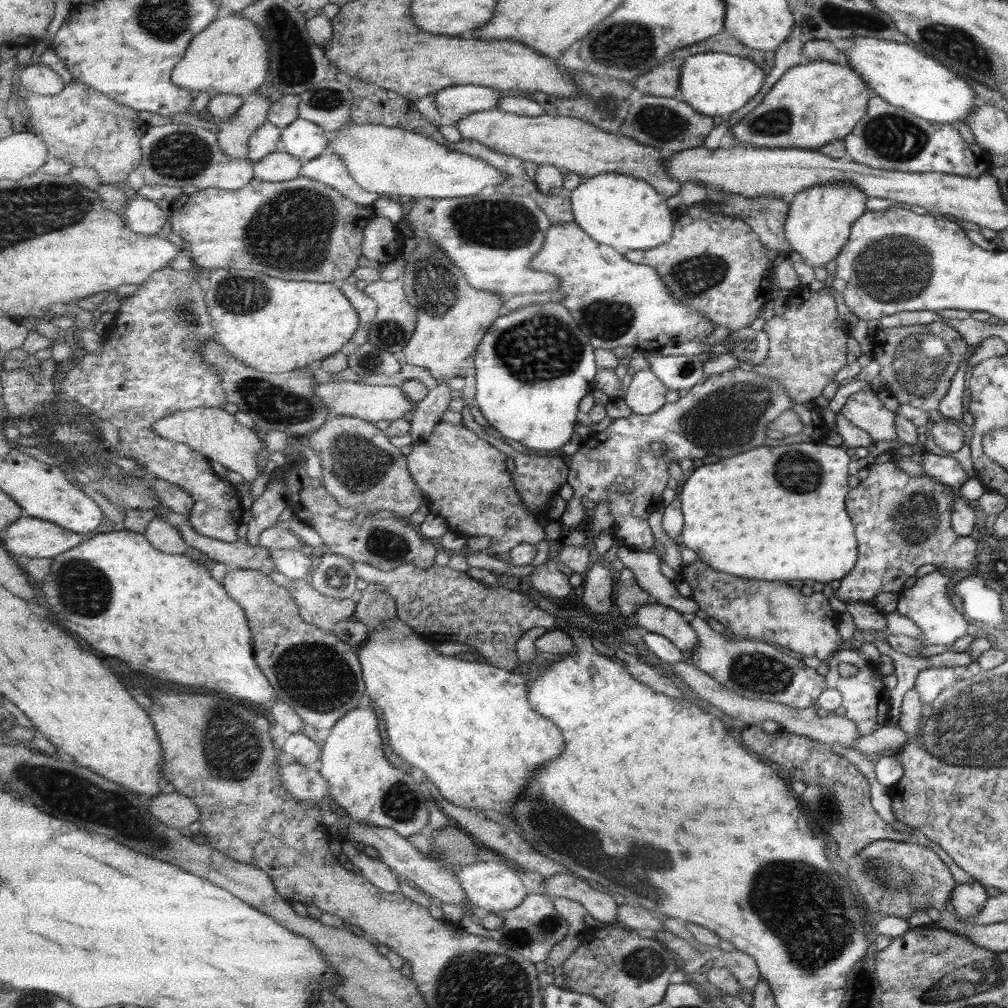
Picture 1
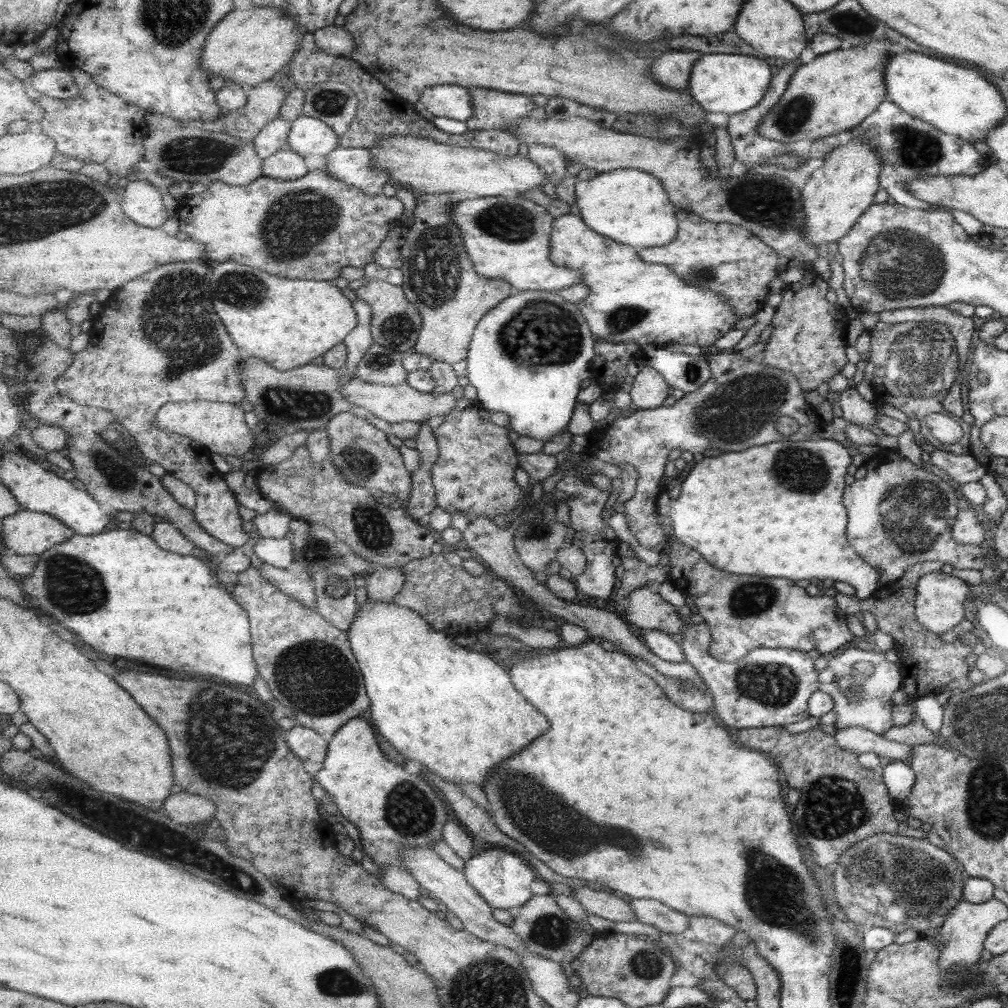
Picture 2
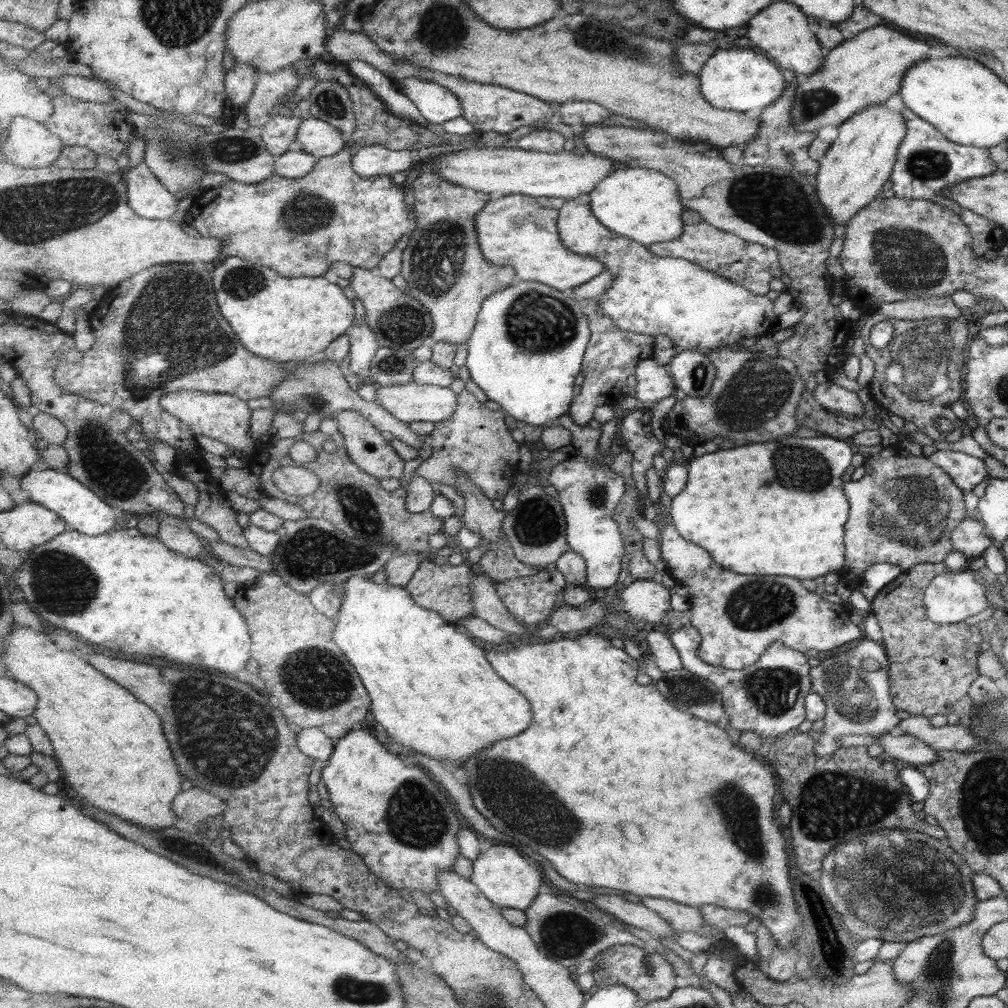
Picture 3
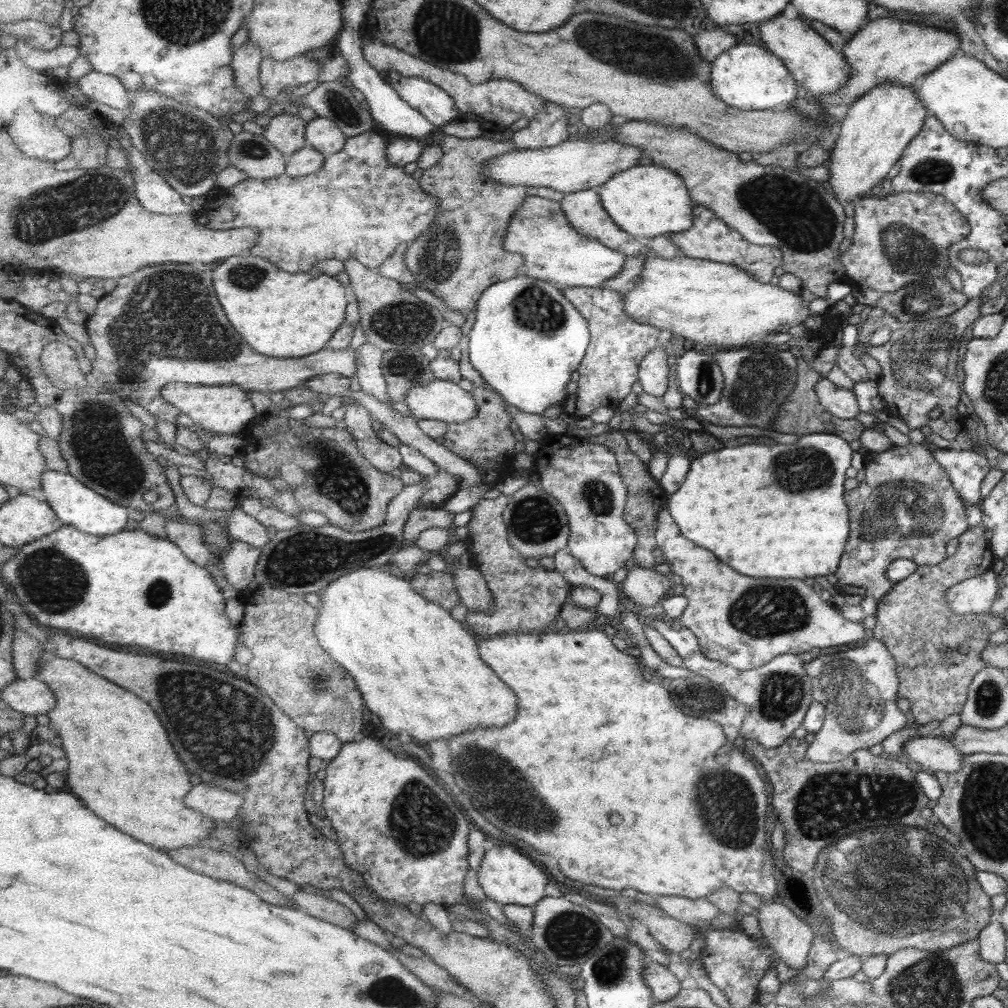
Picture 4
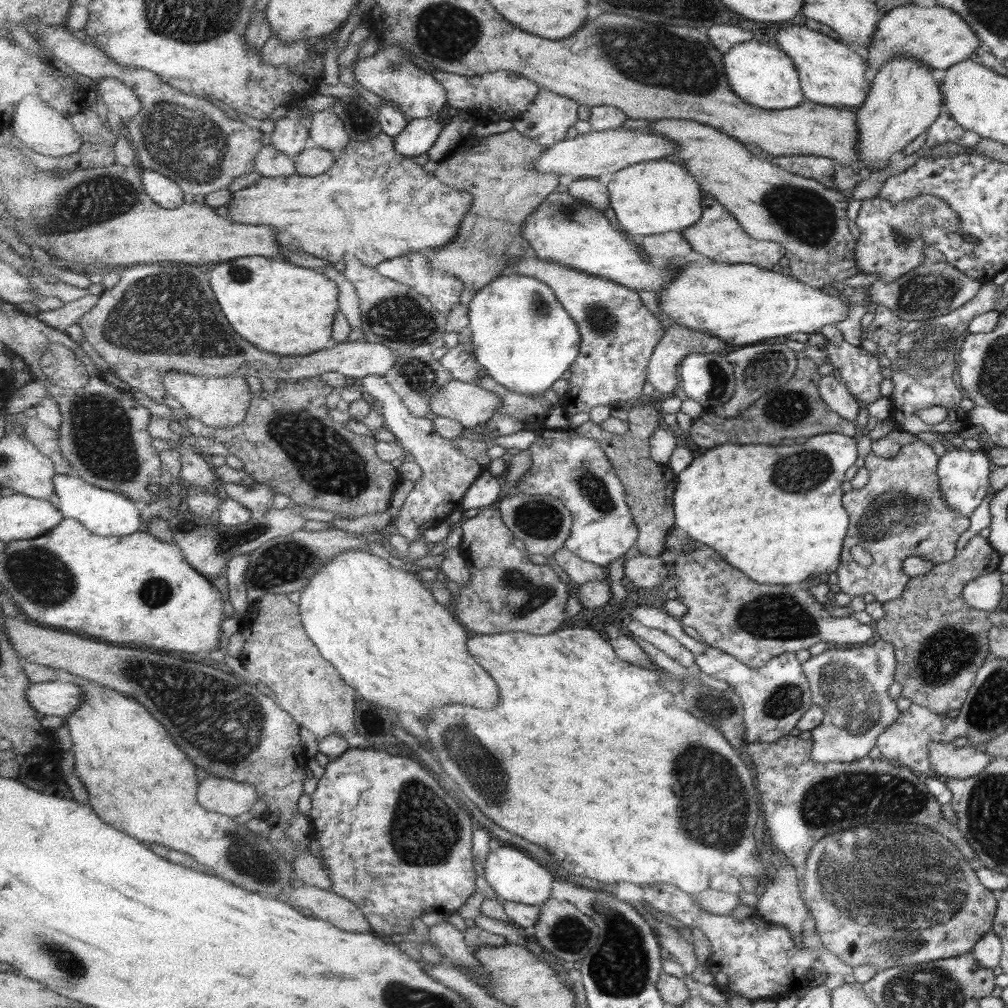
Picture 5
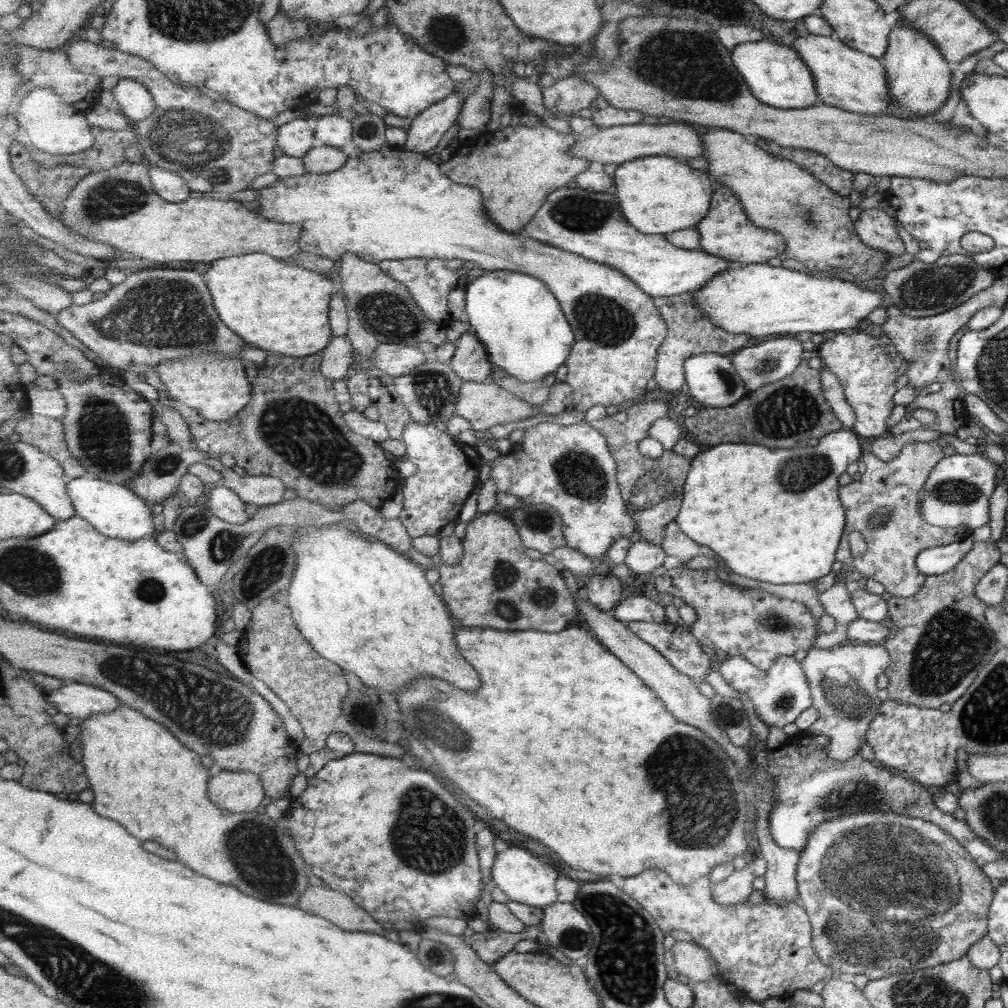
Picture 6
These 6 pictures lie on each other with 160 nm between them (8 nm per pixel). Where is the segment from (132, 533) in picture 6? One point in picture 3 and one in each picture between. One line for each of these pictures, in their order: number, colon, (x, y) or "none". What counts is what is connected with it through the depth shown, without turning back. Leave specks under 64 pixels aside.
3: (80, 506)
4: (74, 503)
5: (105, 512)

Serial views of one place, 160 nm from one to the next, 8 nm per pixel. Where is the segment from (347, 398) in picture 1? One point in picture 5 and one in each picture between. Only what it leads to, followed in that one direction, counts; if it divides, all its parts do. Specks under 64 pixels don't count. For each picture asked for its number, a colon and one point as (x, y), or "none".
2: (393, 403)
3: (412, 402)
4: (439, 399)
5: (468, 403)

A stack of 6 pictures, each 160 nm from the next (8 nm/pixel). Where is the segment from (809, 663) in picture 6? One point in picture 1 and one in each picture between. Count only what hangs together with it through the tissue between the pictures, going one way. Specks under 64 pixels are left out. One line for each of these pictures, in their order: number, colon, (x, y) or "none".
1: (863, 697)
2: (860, 683)
3: (853, 684)
4: (857, 688)
5: (850, 685)

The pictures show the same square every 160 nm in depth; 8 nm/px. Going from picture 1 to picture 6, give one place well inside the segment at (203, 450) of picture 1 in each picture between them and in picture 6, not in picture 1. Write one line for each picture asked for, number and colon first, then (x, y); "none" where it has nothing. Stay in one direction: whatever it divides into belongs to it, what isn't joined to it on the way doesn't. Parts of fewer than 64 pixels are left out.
2: (220, 426)
3: (228, 419)
4: (226, 410)
5: (223, 402)
6: (217, 386)

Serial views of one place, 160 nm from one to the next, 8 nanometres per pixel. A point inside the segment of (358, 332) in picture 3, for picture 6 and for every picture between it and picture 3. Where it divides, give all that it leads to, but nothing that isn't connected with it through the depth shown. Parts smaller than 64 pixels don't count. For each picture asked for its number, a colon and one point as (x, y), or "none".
4: (370, 376)
5: (447, 475)
6: (447, 473)

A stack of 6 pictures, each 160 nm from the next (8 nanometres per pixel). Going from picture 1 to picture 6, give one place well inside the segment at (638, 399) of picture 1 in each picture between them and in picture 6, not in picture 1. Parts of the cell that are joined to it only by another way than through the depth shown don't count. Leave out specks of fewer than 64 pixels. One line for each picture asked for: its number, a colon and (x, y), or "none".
2: (649, 389)
3: (654, 382)
4: (654, 372)
5: (678, 342)
6: (690, 331)

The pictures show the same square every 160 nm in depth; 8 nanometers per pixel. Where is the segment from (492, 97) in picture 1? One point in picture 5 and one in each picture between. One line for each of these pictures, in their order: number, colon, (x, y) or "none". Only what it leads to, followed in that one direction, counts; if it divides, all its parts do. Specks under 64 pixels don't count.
2: (456, 102)
3: (437, 103)
4: (440, 108)
5: (389, 74)

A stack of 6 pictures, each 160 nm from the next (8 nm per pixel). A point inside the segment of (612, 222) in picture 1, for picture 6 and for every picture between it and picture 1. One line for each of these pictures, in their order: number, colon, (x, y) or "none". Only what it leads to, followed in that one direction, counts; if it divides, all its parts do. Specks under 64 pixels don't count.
2: (631, 206)
3: (644, 204)
4: (646, 201)
5: (654, 197)
6: (658, 194)

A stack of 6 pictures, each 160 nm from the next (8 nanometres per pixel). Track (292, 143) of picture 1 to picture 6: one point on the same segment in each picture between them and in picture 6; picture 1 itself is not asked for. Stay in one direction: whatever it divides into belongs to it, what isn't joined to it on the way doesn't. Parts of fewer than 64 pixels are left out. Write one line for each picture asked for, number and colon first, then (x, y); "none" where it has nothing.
2: (314, 139)
3: (315, 136)
4: (323, 134)
5: (327, 130)
6: (334, 130)

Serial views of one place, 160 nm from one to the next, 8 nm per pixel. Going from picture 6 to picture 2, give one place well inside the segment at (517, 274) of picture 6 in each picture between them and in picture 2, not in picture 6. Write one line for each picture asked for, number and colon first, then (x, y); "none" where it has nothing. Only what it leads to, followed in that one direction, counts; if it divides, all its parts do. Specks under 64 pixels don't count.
2: (528, 357)
3: (529, 344)
4: (527, 339)
5: (525, 338)

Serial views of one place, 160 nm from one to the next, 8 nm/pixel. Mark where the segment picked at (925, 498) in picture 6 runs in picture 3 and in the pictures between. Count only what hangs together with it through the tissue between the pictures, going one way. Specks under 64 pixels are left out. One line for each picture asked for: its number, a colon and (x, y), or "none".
3: (965, 471)
4: (965, 469)
5: (962, 475)

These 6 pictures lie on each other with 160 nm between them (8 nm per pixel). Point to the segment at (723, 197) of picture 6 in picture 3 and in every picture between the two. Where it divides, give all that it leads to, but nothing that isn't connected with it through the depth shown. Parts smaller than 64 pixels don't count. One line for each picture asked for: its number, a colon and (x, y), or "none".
3: (751, 266)
4: (710, 239)
5: (718, 237)

